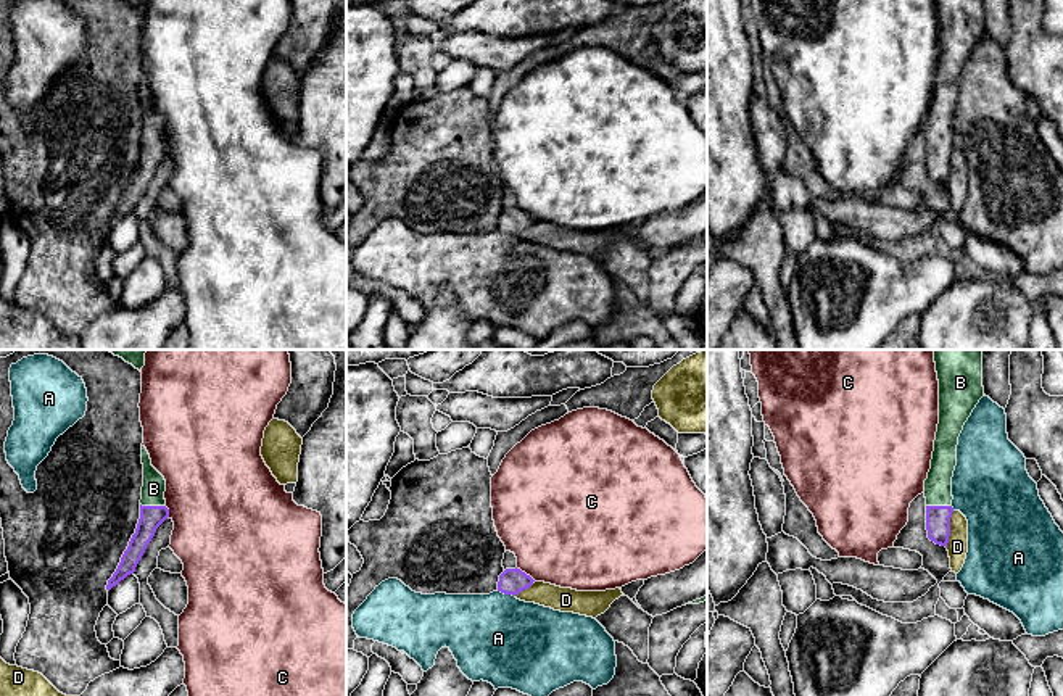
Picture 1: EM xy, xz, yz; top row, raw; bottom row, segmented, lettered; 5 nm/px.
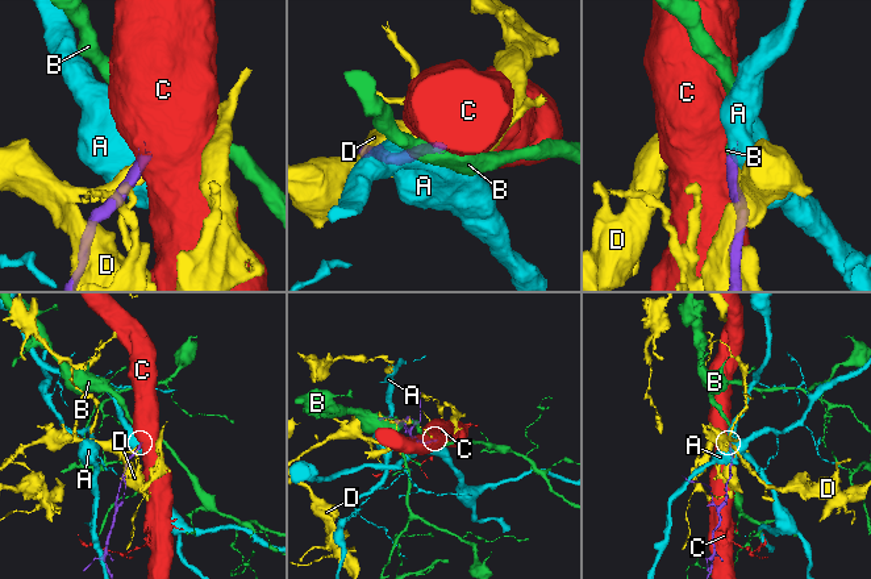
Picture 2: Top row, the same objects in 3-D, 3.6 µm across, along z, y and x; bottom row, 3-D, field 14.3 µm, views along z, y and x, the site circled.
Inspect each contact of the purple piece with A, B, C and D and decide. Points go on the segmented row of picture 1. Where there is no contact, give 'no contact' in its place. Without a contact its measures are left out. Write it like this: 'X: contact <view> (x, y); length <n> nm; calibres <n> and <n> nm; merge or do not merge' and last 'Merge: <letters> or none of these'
A: contact xz (506, 593); length 100 nm; calibres 130 and 440 nm; do not merge
B: contact xy (153, 506); length 130 nm; calibres 110 and 120 nm; merge
C: contact xz (524, 572); length 120 nm; calibres 130 and 480 nm; do not merge
D: contact yz (949, 529); length 190 nm; calibres 130 and 110 nm; do not merge
Merge: B

